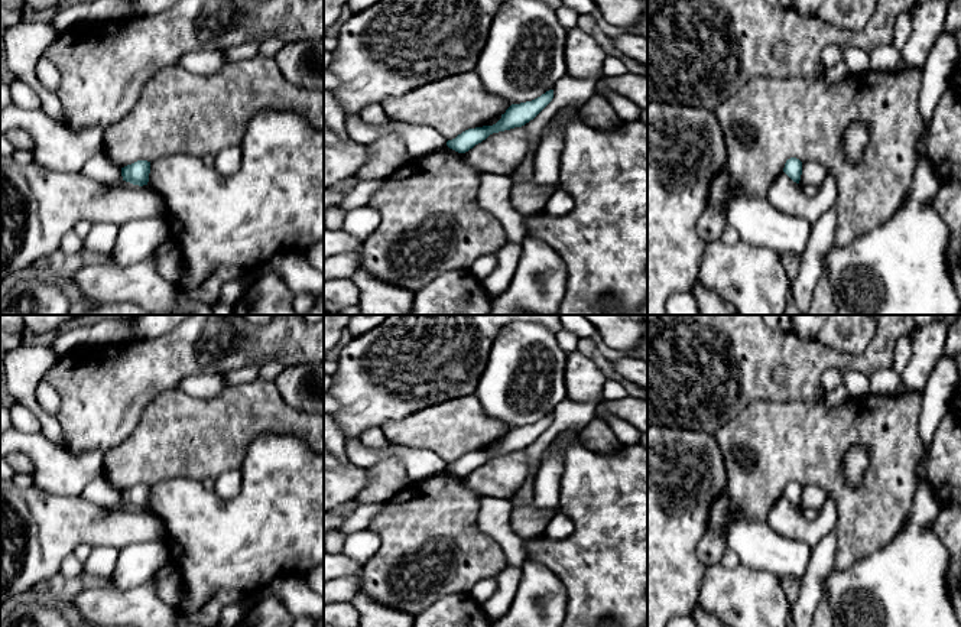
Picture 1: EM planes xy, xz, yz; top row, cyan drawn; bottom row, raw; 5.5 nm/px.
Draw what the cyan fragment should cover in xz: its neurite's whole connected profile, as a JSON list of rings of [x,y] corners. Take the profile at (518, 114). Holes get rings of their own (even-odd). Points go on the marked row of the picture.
[[[549,90],[532,101],[512,104],[496,124],[468,129],[455,139],[448,140],[447,146],[458,153],[465,153],[493,133],[525,126],[533,120],[552,98],[553,90]]]

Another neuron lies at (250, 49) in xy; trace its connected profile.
[[[247,42],[224,51],[227,64],[250,59],[259,55],[259,42]]]

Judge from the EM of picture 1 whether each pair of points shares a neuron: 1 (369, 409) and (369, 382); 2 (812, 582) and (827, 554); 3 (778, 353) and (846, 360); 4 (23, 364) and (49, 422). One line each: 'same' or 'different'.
1: same
2: same
3: same
4: same

